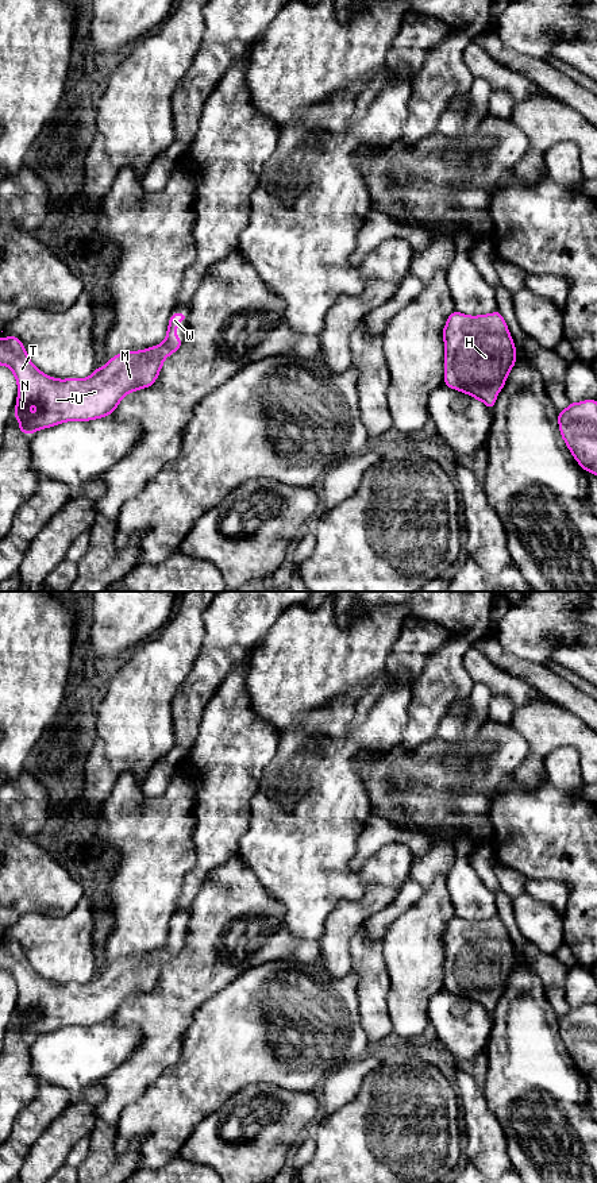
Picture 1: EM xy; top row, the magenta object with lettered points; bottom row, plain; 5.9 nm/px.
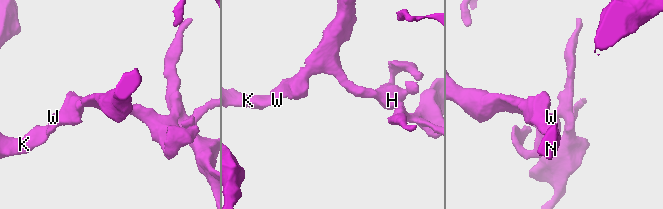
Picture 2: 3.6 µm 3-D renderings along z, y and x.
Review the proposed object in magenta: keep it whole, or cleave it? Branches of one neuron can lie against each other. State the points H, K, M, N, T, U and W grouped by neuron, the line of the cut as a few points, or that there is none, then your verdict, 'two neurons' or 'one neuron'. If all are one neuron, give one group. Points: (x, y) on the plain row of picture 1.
H K M N T U W; no cut; one neuron

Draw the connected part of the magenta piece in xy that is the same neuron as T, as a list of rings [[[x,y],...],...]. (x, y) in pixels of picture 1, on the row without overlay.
[[[174,917],[163,948],[142,956],[120,957],[85,984],[49,982],[31,968],[16,941],[0,944],[0,970],[9,972],[18,986],[14,1022],[19,1024],[19,1034],[30,1040],[65,1026],[88,1026],[111,1020],[126,999],[155,987],[165,963],[182,949],[176,941],[181,925],[188,925],[188,920]]]

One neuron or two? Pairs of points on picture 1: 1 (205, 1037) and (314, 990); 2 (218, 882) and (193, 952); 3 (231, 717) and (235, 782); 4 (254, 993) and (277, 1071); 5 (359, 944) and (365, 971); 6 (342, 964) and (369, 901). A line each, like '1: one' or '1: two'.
1: one
2: one
3: one
4: one
5: one
6: one

